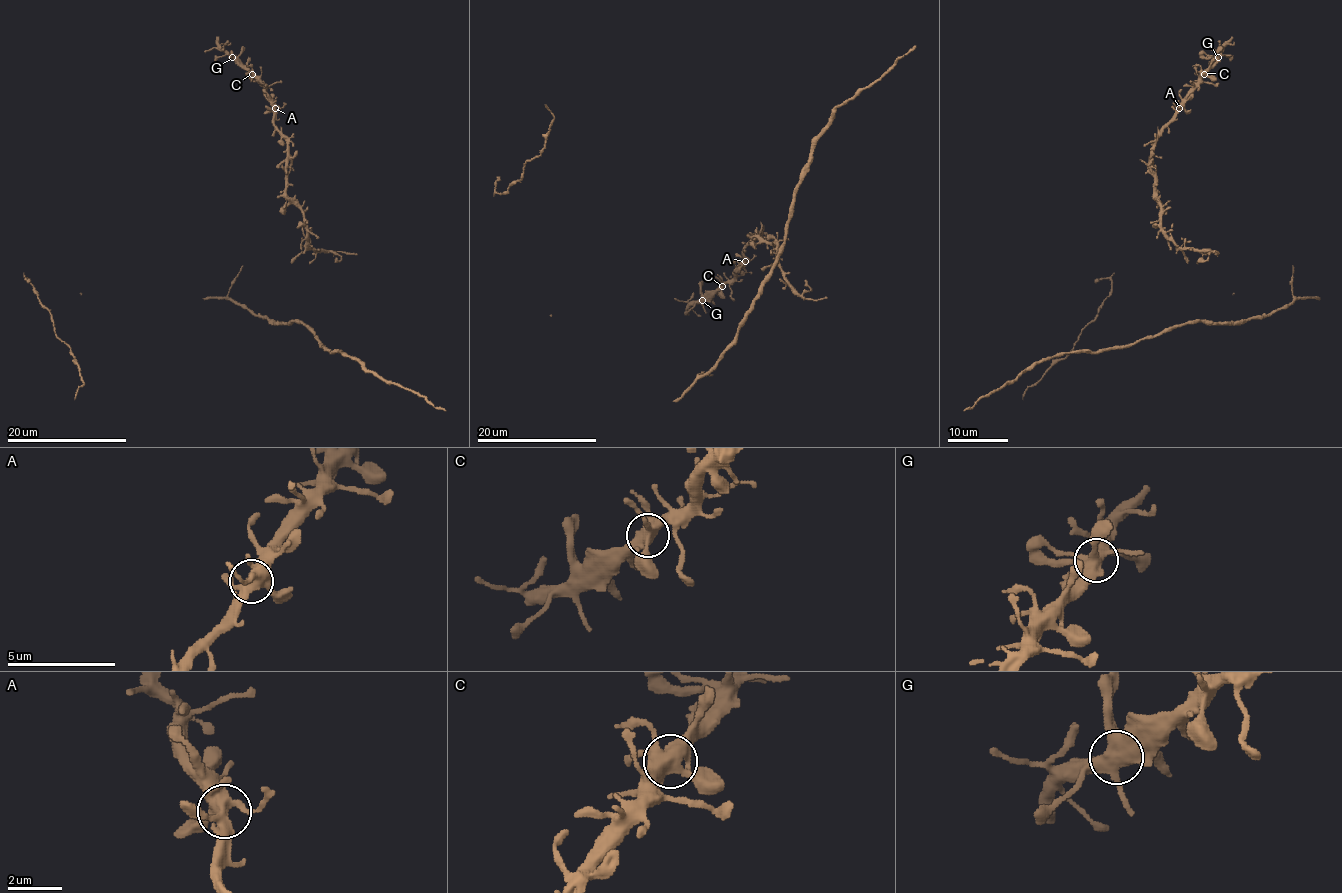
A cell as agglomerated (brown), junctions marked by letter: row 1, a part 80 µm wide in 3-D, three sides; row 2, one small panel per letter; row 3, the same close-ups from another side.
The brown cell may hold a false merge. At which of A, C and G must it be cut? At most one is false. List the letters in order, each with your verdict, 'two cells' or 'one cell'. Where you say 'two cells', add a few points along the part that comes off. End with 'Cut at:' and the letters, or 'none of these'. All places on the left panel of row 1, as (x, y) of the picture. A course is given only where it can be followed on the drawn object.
A: one cell
C: one cell
G: one cell
Cut at: none of these

